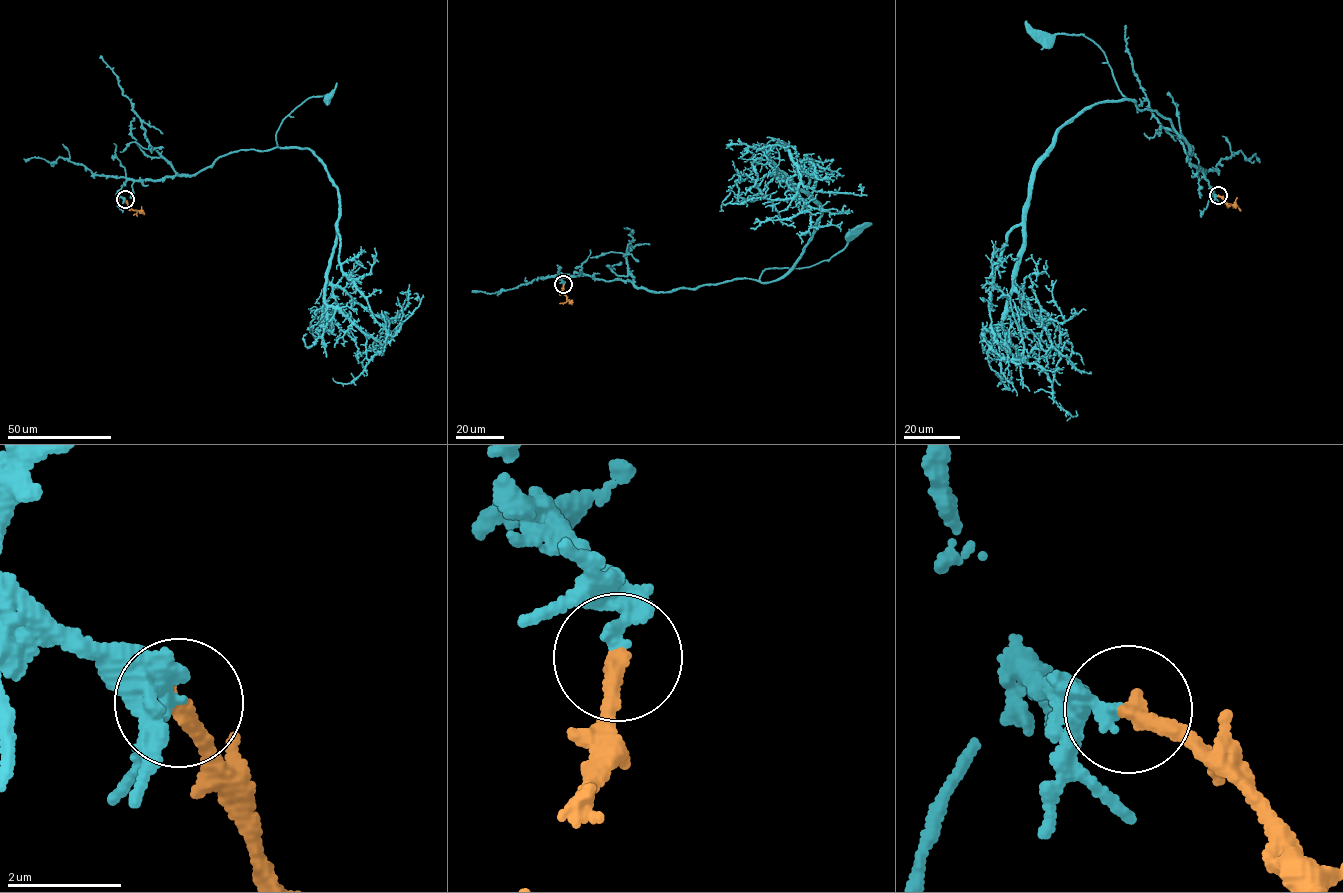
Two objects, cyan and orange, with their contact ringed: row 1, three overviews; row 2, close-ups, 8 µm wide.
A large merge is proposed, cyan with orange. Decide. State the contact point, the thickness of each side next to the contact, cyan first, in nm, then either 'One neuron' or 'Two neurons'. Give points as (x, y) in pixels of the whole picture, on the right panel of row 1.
Place: (1218, 195). Thickness 260 nm (cyan) against 300 nm. One neuron

